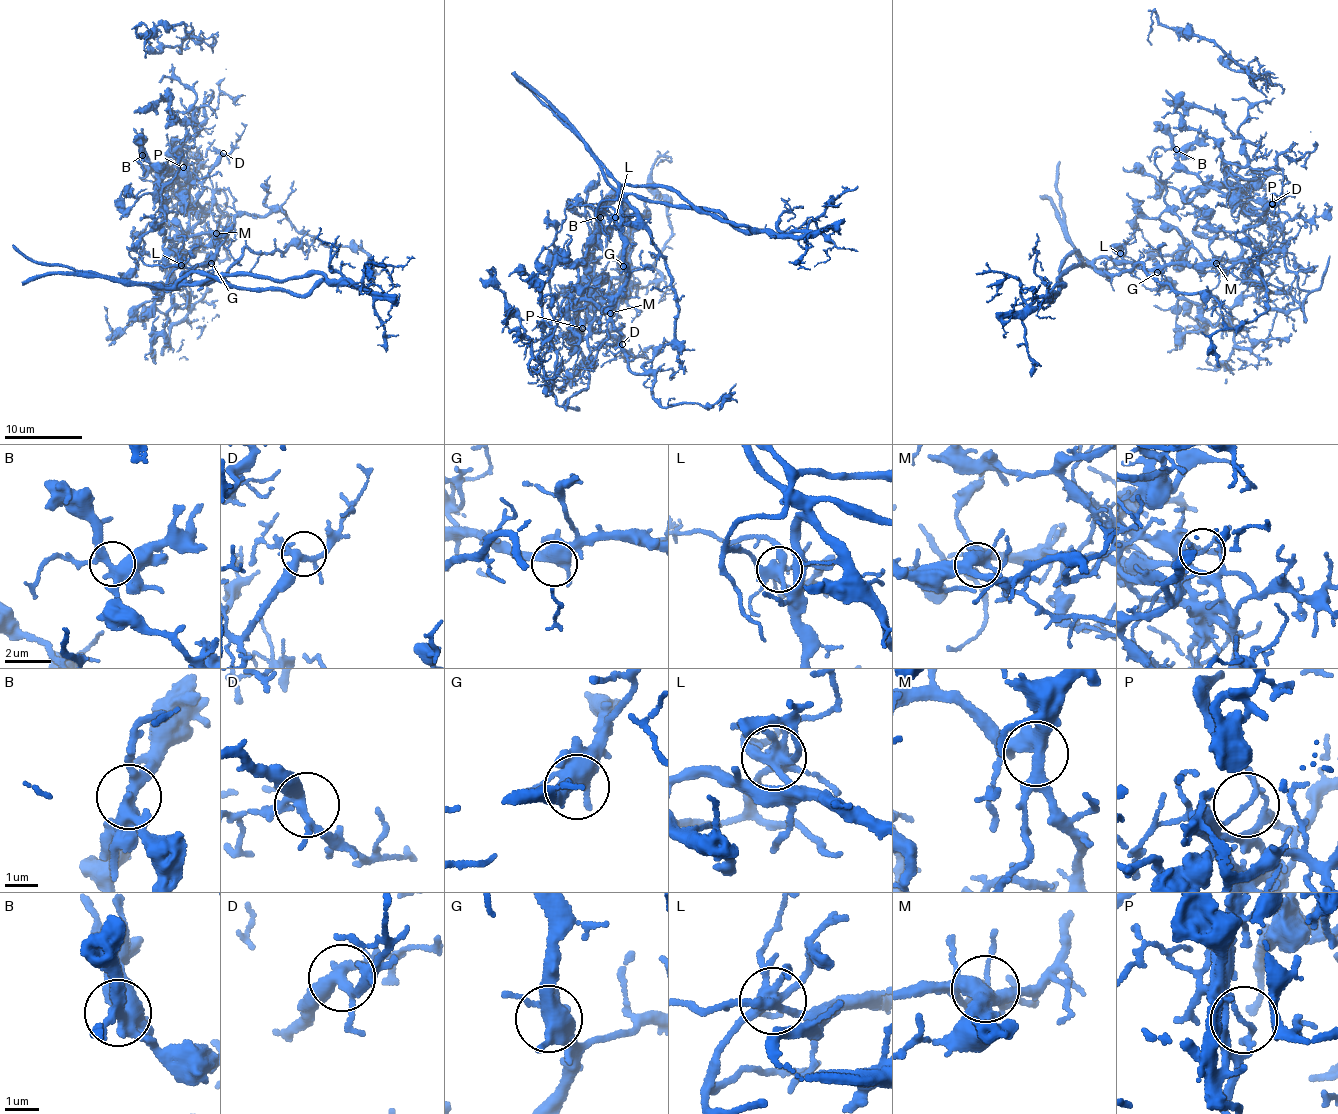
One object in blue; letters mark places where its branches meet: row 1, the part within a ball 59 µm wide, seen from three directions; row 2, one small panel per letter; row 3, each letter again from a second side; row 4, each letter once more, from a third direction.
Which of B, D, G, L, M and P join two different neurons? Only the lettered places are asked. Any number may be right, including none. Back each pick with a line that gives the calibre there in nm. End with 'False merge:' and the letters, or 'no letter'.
L: 400 nm thick
P: 100 nm thick
False merge: L, P

